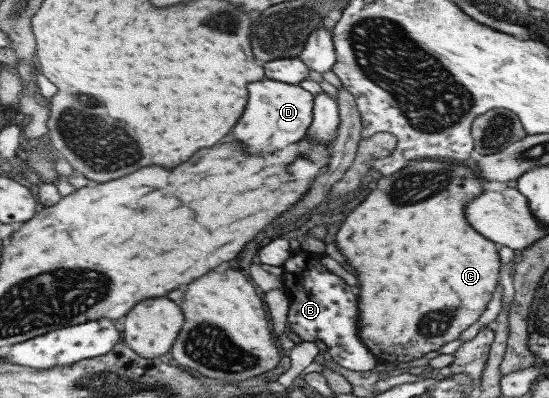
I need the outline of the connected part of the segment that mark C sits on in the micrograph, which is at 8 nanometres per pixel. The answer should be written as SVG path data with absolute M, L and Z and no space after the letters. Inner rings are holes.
M417 160L411 162L408 166L403 167L399 171L388 176L375 176L374 188L368 195L357 204L351 215L347 214L338 228L334 242L347 259L347 263L351 267L355 267L361 275L359 281L359 301L357 301L358 317L358 336L361 343L366 344L367 349L374 355L378 362L392 363L393 361L405 363L414 358L422 357L429 351L436 351L448 341L458 339L458 335L466 330L470 325L477 321L477 318L485 311L486 305L492 298L498 283L498 268L500 267L500 259L496 250L496 244L489 243L482 235L477 235L474 229L469 227L469 223L463 217L463 207L465 203L469 203L469 199L481 194L481 179L469 167L462 165L461 162L451 162L445 160ZM379 245L377 251L373 251L373 247Z

